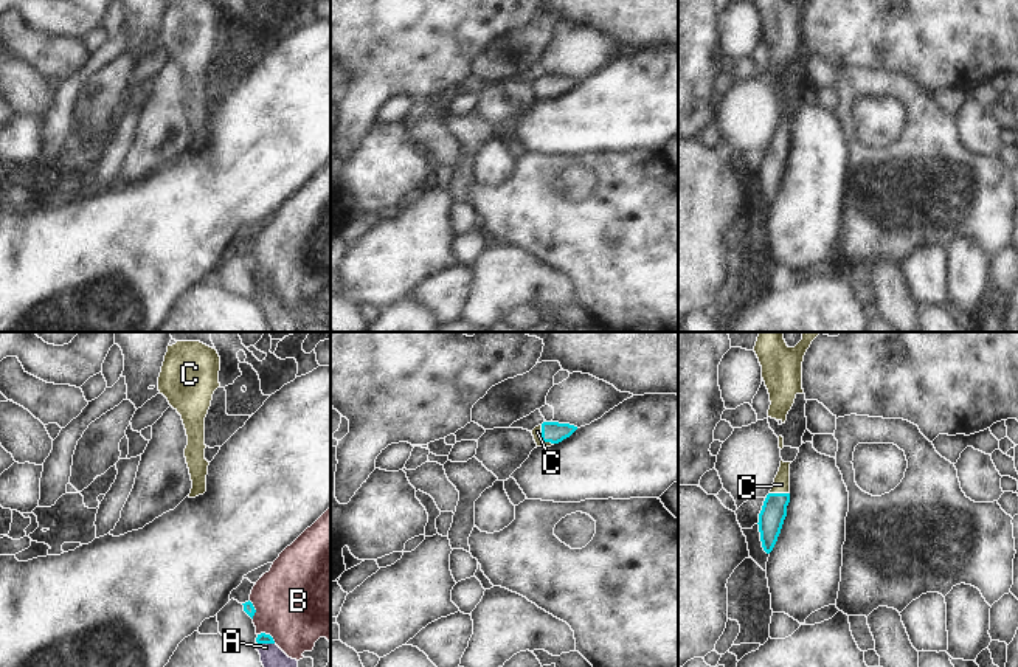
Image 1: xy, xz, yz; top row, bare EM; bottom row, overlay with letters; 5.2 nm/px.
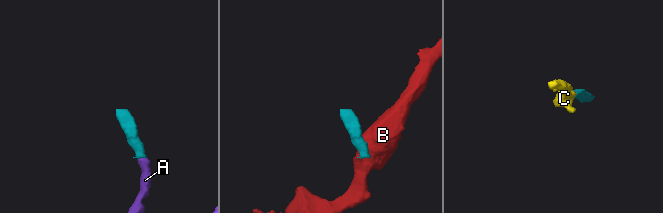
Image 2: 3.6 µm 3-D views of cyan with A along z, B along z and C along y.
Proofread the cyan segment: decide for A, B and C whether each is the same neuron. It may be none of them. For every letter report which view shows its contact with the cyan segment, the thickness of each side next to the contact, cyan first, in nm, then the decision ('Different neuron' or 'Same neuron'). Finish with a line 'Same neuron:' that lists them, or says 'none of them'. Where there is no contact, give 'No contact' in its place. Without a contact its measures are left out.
A: Touches cyan in xy. Thickness 60 nm (cyan) against 160 nm. Same neuron
B: Touches cyan in xy. Thickness 60 nm (cyan) against 440 nm. Different neuron
C: Touches cyan in xz. Thickness 110 nm (cyan) against 50 nm. Same neuron
Same neuron: A, C

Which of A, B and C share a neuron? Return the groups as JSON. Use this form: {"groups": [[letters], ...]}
{"groups": [["A", "C"], ["B"]]}

